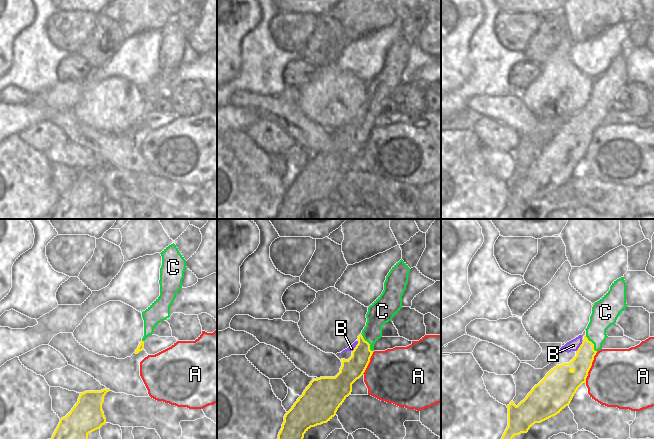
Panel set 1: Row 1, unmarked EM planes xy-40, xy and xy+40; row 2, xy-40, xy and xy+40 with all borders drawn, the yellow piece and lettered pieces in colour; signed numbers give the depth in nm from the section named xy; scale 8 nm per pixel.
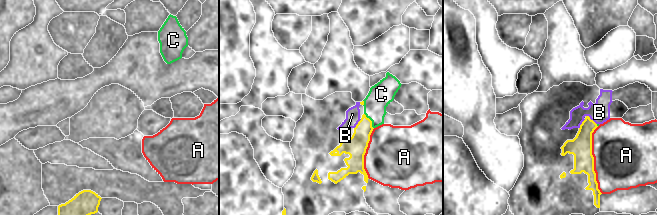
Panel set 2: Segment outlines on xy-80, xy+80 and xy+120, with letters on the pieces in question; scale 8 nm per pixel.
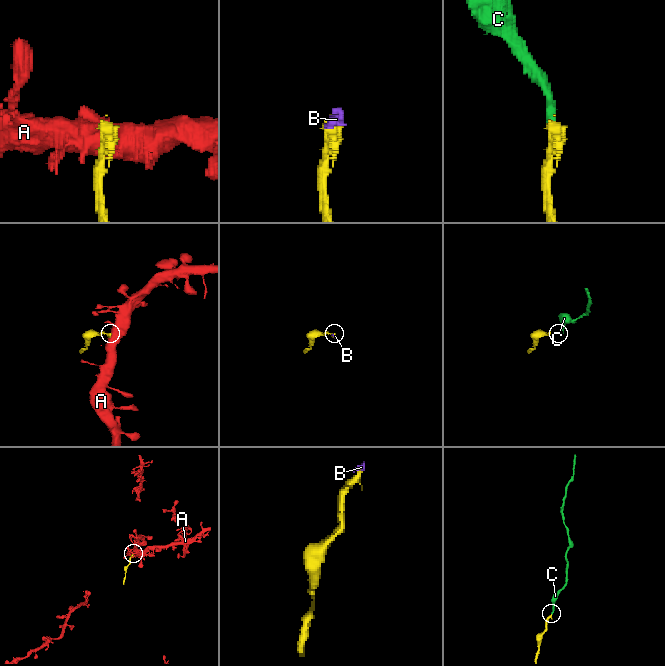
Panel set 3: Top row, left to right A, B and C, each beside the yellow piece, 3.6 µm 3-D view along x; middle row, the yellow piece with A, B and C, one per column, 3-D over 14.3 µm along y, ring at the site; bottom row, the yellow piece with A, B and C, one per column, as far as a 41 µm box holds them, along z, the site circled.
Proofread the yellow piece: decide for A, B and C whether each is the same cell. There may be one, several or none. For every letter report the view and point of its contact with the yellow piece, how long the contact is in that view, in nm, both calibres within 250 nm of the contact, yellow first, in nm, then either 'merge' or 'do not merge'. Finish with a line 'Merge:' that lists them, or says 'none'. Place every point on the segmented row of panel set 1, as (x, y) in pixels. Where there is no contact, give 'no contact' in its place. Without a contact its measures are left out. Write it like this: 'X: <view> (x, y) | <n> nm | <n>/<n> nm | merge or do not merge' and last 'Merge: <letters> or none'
A: xy+40 (590, 367) | 260 nm | 240/460 nm | do not merge
B: xy+40 (580, 346) | 110 nm | 160/90 nm | do not merge
C: xy (368, 343) | 180 nm | 180/180 nm | merge
Merge: C

